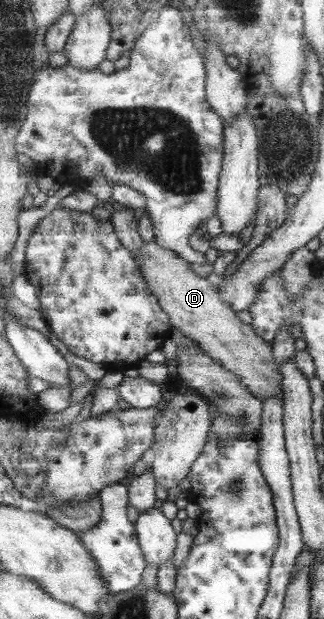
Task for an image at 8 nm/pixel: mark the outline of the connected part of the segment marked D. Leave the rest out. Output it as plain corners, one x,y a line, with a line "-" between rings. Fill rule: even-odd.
145,241
142,249
135,254
135,259
152,295
158,298
161,307
168,312
174,327
180,329
185,337
194,340
214,360
242,377
243,383
261,401
272,397
284,400
284,375
276,363
272,343
264,341
252,324
245,324
237,317
233,308
224,302
219,286
212,285
207,278
197,276
191,263
181,259
175,251
161,247
156,241

